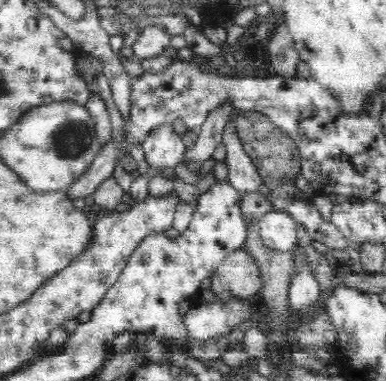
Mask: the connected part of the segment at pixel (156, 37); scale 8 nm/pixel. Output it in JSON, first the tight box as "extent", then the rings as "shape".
{"extent":[132,26,170,59],"shape":[[[148,26],[141,30],[138,39],[132,45],[133,59],[154,58],[170,51],[170,38],[165,26]]]}

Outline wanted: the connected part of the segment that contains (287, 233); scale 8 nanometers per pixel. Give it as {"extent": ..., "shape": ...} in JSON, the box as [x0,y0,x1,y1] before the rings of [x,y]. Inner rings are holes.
{"extent":[256,208,297,253],"shape":[[[273,208],[265,213],[256,225],[259,227],[259,235],[266,248],[283,253],[297,245],[296,220],[282,210]]]}

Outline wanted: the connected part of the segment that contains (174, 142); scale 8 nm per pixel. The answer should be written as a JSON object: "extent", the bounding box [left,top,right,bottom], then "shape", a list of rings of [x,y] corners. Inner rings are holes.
{"extent":[141,124,186,173],"shape":[[[162,124],[150,130],[141,145],[145,152],[145,161],[153,173],[175,169],[183,162],[186,152],[182,137],[176,134],[172,124]]]}

